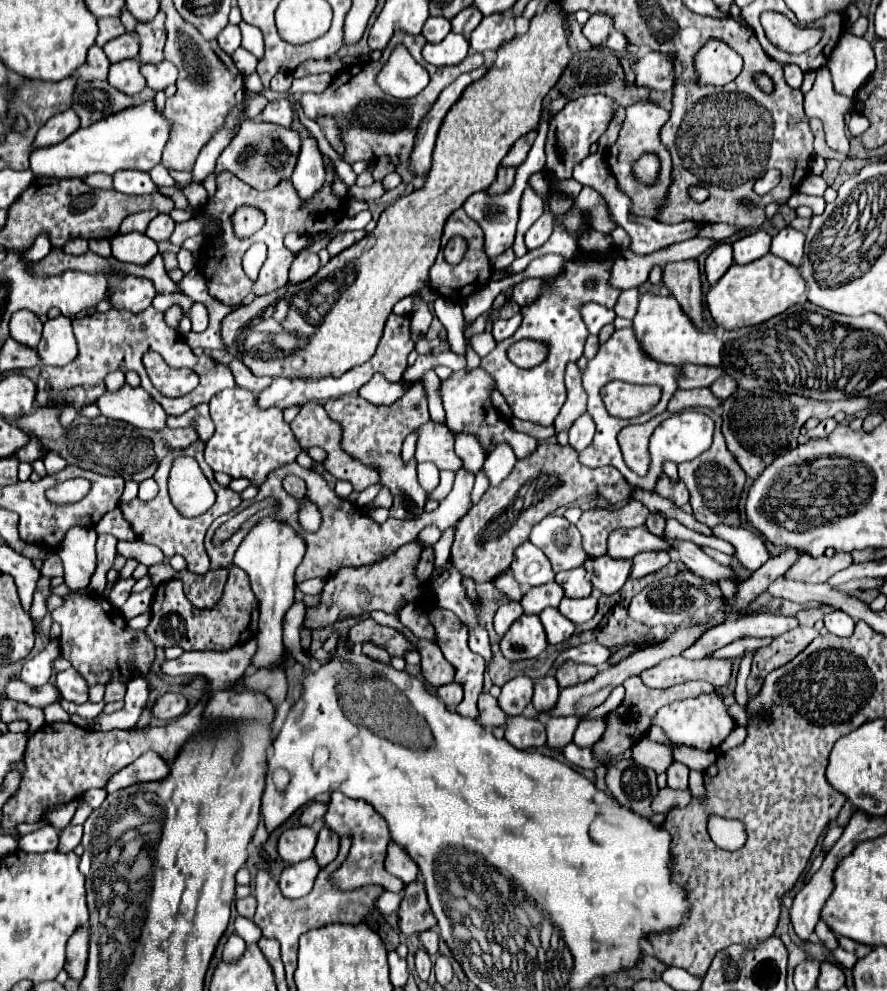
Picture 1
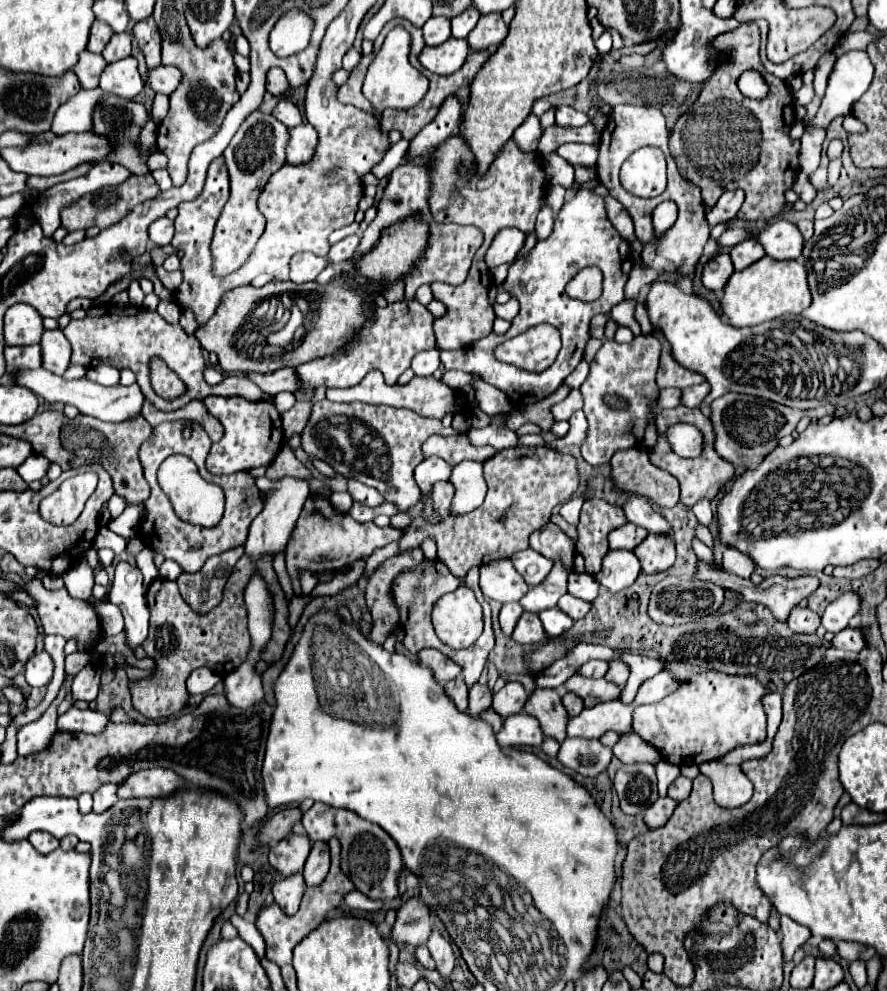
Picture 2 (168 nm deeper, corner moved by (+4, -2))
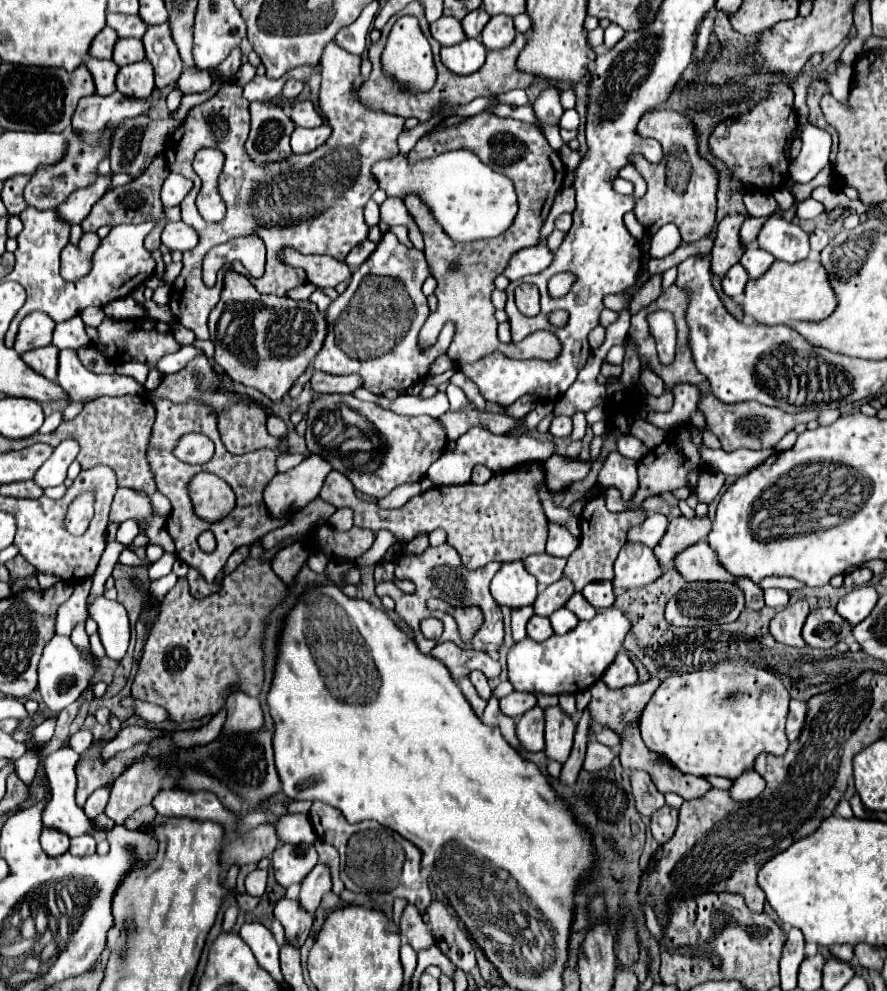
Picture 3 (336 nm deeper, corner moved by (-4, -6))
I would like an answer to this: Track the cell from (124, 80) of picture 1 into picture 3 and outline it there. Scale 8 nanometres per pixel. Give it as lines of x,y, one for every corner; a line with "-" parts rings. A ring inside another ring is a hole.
140,60
136,64
128,64
120,68
116,76
118,92
130,98
148,98
154,90
154,70
148,60

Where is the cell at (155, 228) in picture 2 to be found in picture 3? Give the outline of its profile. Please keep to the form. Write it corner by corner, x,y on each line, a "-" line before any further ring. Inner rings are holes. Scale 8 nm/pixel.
182,220
178,222
168,222
164,232
162,232
162,244
168,248
168,250
180,250
180,252
186,252
186,250
192,250
196,248
198,244
198,234
192,226
184,224

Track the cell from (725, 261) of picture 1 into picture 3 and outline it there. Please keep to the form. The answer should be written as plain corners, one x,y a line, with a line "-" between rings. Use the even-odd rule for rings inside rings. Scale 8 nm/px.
734,264
728,274
722,278
722,288
728,296
738,296
744,292
744,286
748,282
748,272
740,266
740,264

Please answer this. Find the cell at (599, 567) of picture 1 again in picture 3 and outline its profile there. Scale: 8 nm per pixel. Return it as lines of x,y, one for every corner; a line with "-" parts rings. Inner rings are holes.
628,542
614,564
616,588
642,588
658,580
664,570
654,556
652,548
640,544
640,542

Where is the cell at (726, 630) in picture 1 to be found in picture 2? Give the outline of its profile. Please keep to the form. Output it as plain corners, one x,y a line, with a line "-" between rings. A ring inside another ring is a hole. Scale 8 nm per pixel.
796,606
792,610
792,616
788,616
788,626
800,634
814,634
816,628
820,626
820,616
810,608

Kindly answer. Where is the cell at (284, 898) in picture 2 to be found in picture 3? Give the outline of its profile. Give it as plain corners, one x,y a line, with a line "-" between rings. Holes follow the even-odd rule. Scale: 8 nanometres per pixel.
282,898
278,904
276,904
276,910
274,910
274,916
278,918
278,922
284,926
284,932
286,932
286,940
292,944
292,946
298,946
302,948
302,944
306,942
308,934
310,934
310,928
312,928
312,916
308,912
304,912
296,900
288,900
288,898

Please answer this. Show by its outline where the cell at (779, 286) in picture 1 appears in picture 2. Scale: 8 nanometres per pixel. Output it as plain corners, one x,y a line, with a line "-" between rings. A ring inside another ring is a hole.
764,256
760,262
744,268
742,272
734,272
724,286
724,294
720,296
722,314
728,318
730,326
754,326
766,320
774,320
782,314
800,314
812,302
808,282
806,282
806,268
796,260
774,260

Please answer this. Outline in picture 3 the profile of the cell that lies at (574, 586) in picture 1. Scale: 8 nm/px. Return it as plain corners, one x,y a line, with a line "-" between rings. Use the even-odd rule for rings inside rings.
602,580
602,582
590,582
584,590
582,590
584,598
594,606
594,608
610,608
616,600
614,596
614,586
610,580

